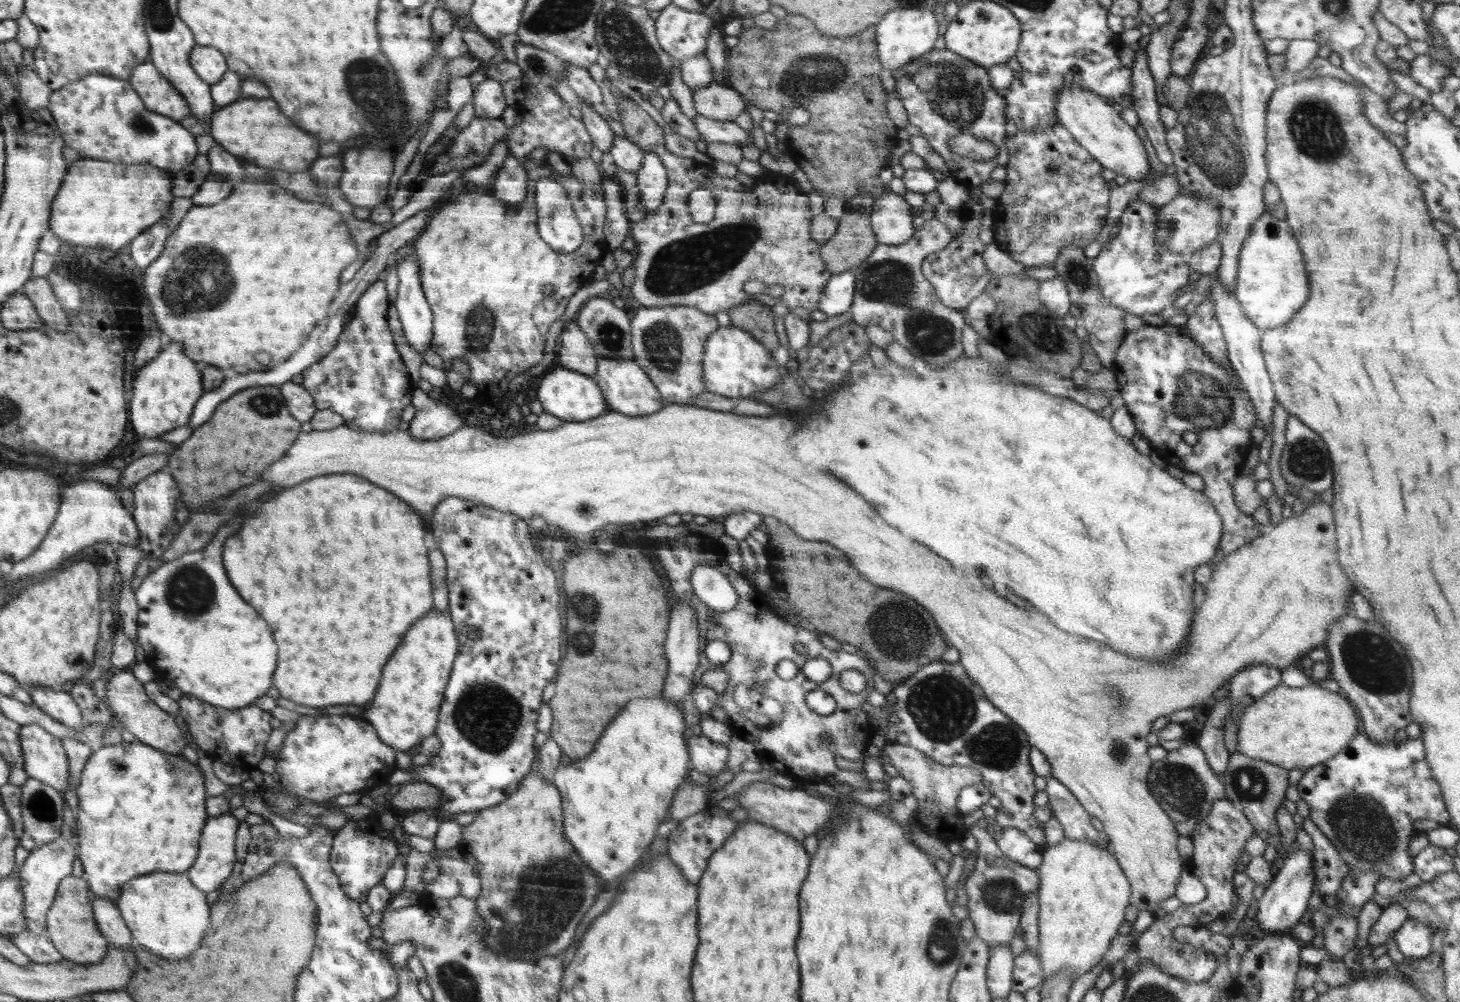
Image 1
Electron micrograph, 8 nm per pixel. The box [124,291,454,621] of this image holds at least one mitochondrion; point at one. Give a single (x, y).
(190, 590)

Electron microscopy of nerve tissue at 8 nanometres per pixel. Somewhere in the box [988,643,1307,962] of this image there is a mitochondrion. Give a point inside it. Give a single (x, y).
(1179, 785)

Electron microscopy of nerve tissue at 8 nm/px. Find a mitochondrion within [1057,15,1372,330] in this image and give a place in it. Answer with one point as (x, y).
(1208, 138)

